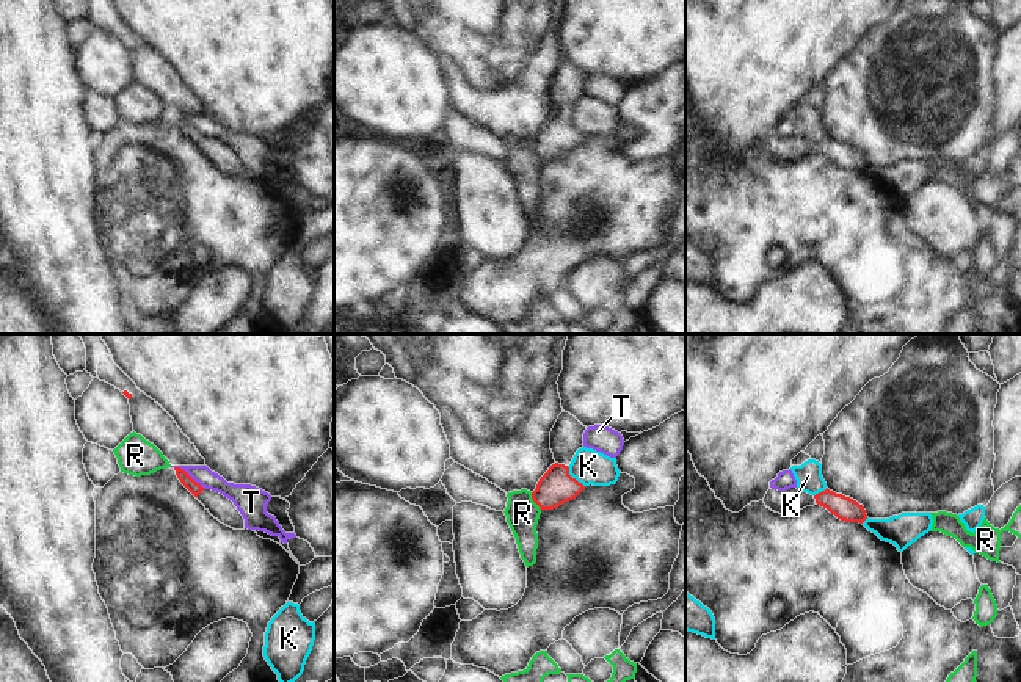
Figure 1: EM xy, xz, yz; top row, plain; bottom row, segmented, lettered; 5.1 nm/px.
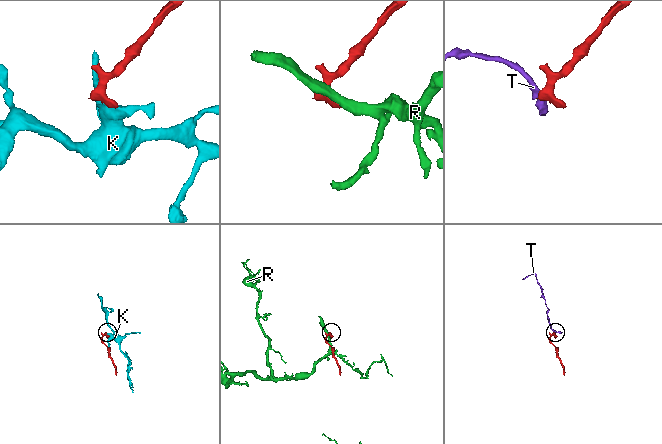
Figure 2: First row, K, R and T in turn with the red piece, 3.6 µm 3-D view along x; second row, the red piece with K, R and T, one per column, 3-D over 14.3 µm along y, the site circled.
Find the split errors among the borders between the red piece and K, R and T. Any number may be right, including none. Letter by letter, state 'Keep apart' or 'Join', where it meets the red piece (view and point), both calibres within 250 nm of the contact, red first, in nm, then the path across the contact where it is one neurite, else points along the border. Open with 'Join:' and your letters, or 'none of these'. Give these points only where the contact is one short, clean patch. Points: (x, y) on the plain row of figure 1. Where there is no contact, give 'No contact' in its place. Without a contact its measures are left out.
Join: none of these
K: Keep apart. Touches red at xz (571, 126). Thickness 180 nm (red) against 180 nm. Boundary: xz (566, 115), (568, 121), (584, 135)
R: Keep apart. Touches red at xz (535, 151). Thickness 180 nm (red) against 170 nm
T: Keep apart. Touches red at xy (188, 124). Thickness 70 nm (red) against 100 nm. Boundary: xy (174, 115), (179, 115), (206, 137)

